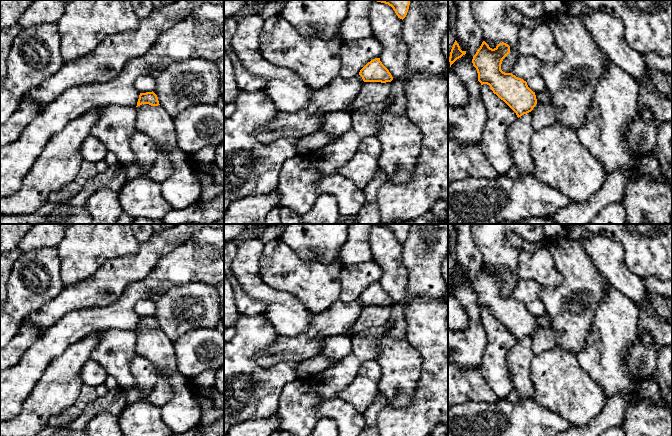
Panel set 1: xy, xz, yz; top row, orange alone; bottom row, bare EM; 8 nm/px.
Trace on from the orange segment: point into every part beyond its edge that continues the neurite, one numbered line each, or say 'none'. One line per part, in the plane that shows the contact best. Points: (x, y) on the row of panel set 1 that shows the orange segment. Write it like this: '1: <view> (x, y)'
none

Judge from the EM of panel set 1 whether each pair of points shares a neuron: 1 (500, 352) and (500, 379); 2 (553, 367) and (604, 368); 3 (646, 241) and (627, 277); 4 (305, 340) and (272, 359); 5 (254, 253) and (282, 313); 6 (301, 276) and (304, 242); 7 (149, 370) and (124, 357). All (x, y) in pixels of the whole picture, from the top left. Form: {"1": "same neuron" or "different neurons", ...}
{"1": "same neuron", "2": "different neurons", "3": "different neurons", "4": "same neuron", "5": "same neuron", "6": "different neurons", "7": "different neurons"}

